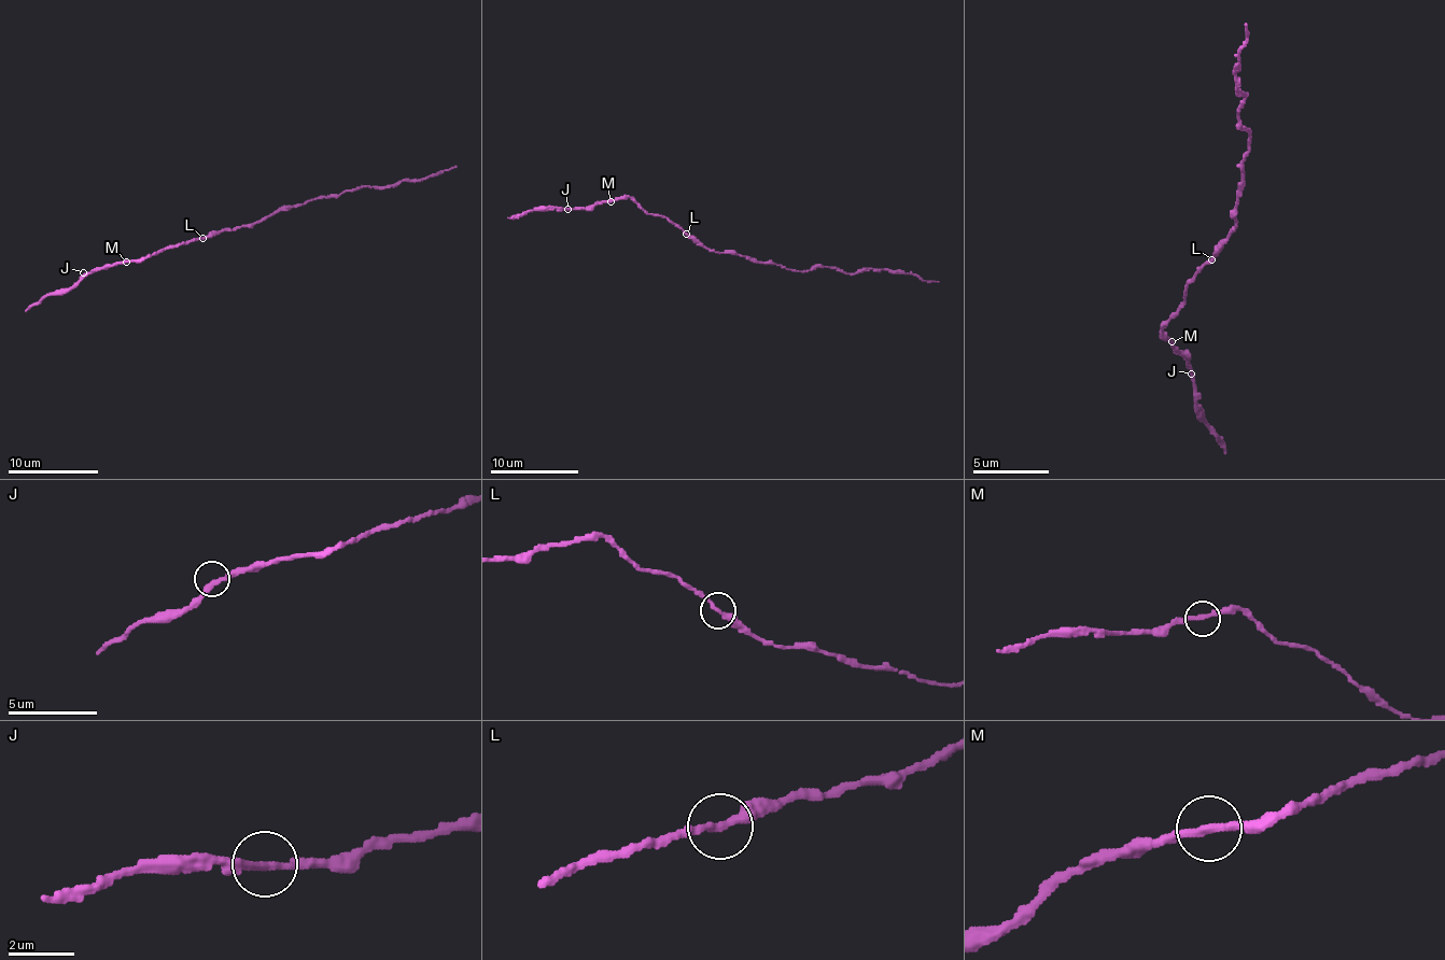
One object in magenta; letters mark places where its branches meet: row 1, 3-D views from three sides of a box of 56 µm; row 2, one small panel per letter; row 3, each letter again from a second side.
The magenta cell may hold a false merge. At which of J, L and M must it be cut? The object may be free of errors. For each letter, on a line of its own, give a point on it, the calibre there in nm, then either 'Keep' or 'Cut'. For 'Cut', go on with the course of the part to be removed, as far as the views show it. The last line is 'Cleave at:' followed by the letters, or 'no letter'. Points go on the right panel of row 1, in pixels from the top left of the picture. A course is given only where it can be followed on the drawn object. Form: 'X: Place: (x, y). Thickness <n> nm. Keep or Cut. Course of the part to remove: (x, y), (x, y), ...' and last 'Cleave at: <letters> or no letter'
J: Place: (1191, 373). Thickness 240 nm. Keep
L: Place: (1211, 259). Thickness 260 nm. Keep
M: Place: (1172, 341). Thickness 280 nm. Keep
Cleave at: no letter

